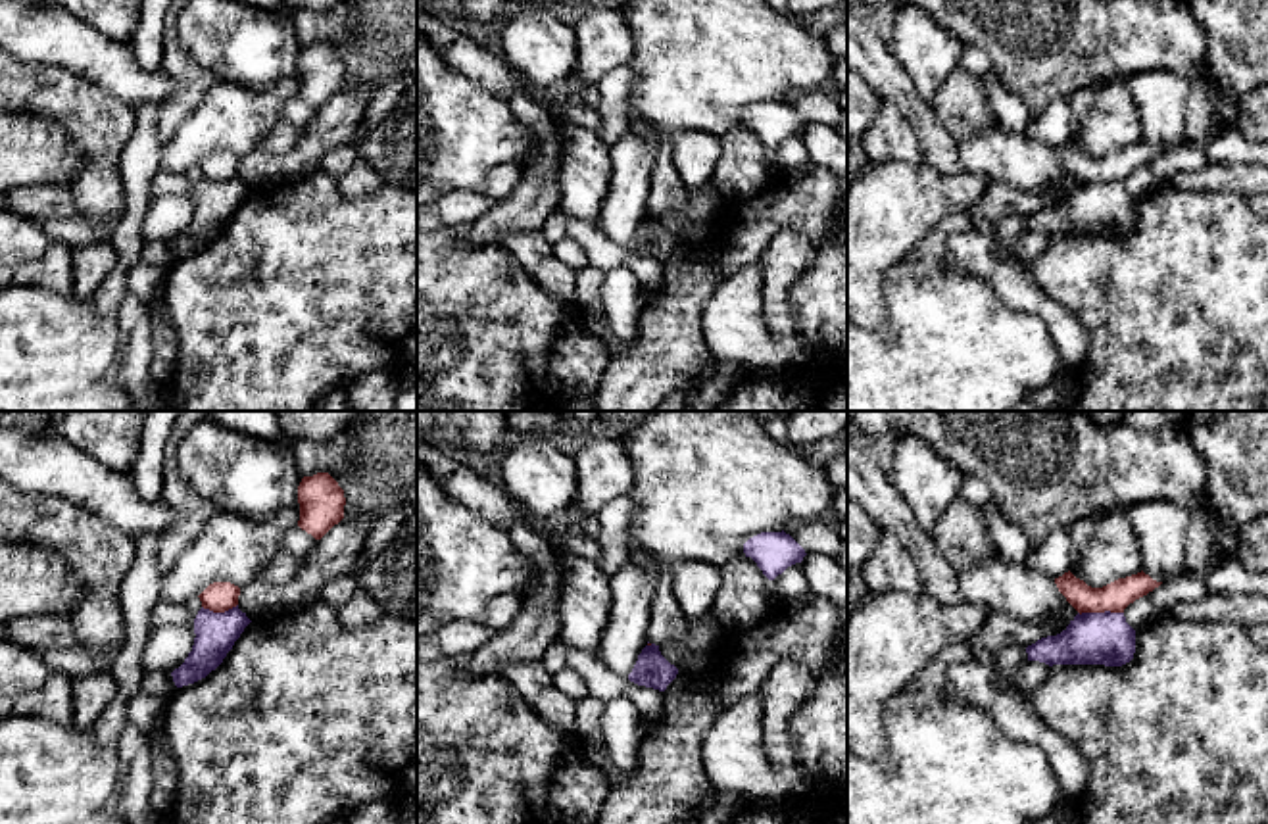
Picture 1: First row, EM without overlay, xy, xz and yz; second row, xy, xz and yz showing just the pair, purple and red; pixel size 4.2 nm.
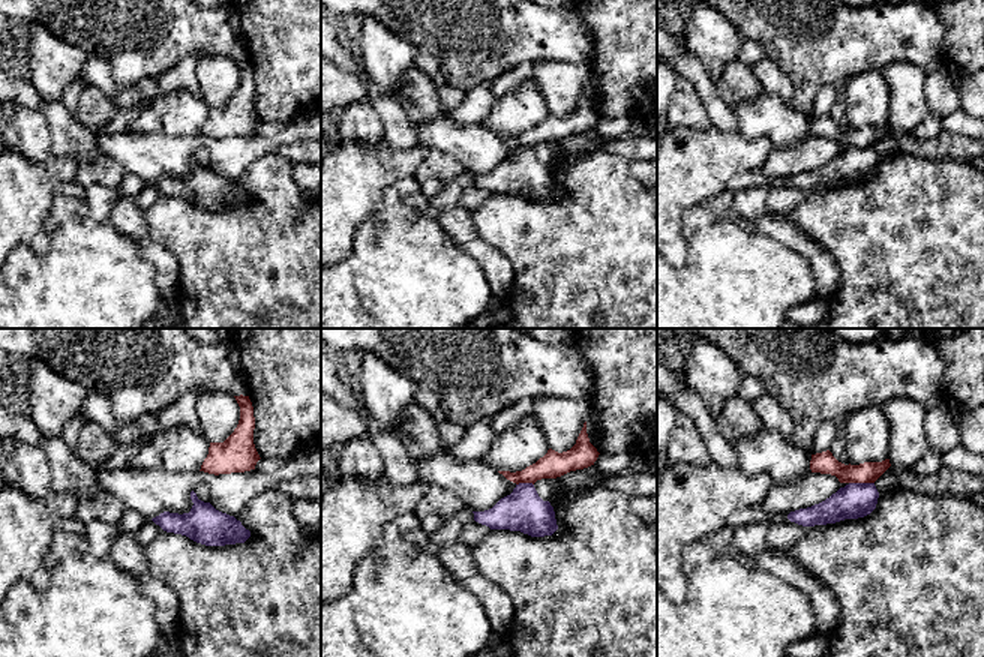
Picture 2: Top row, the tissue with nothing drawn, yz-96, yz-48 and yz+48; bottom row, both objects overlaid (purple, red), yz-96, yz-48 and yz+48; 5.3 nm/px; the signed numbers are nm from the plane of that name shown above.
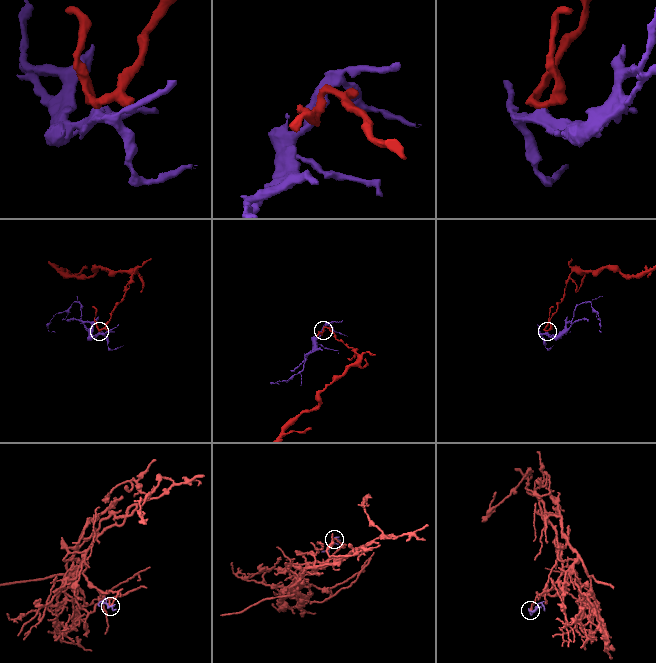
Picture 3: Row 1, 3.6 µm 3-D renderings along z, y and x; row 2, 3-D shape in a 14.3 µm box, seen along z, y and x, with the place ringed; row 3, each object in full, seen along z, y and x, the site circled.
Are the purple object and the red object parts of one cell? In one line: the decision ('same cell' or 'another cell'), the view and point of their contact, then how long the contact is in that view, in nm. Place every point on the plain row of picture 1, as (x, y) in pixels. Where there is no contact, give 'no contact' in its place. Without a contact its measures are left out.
another cell; meets purple in yz at (1099, 183); contact 190 nm long

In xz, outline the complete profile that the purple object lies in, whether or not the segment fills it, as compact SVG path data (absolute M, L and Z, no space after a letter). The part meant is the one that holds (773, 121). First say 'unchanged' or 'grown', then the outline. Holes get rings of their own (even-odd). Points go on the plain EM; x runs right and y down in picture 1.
unchanged; M784 100L761 102L744 113L745 127L751 127L768 150L774 150L788 136L801 133L805 119Z

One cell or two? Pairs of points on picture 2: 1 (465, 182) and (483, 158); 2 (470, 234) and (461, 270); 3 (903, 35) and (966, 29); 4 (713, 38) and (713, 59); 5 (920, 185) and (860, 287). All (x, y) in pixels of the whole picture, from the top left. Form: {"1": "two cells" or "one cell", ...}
{"1": "two cells", "2": "two cells", "3": "two cells", "4": "one cell", "5": "one cell"}

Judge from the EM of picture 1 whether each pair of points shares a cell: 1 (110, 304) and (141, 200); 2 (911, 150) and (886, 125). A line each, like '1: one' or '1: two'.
1: one
2: one

